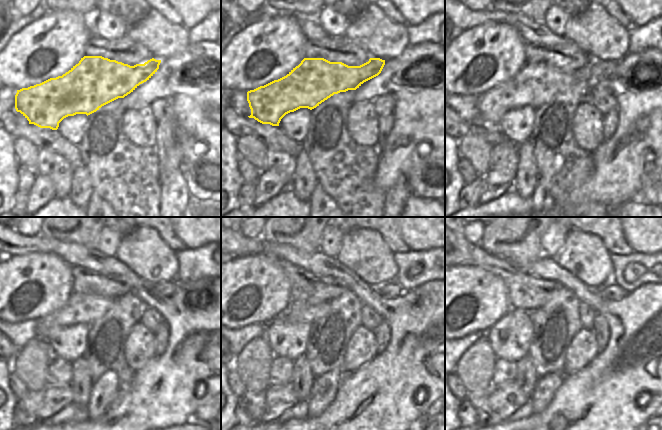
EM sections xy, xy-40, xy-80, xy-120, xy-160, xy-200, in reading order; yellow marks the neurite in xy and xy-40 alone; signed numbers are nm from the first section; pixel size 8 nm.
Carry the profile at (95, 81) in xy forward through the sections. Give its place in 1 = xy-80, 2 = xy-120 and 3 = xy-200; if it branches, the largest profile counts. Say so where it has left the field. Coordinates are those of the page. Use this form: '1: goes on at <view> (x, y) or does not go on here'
1: goes on at xy-80 (535, 84)
2: goes on at xy-120 (80, 308)
3: goes on at xy-200 (611, 291)

